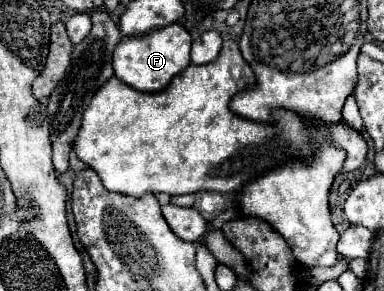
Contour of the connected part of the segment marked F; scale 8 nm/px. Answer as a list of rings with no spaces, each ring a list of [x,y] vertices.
[[[169,24],[167,28],[157,28],[155,32],[147,32],[147,36],[133,36],[133,40],[119,40],[113,52],[113,70],[115,76],[139,92],[159,92],[163,90],[171,78],[183,72],[191,60],[191,36],[179,24]]]

